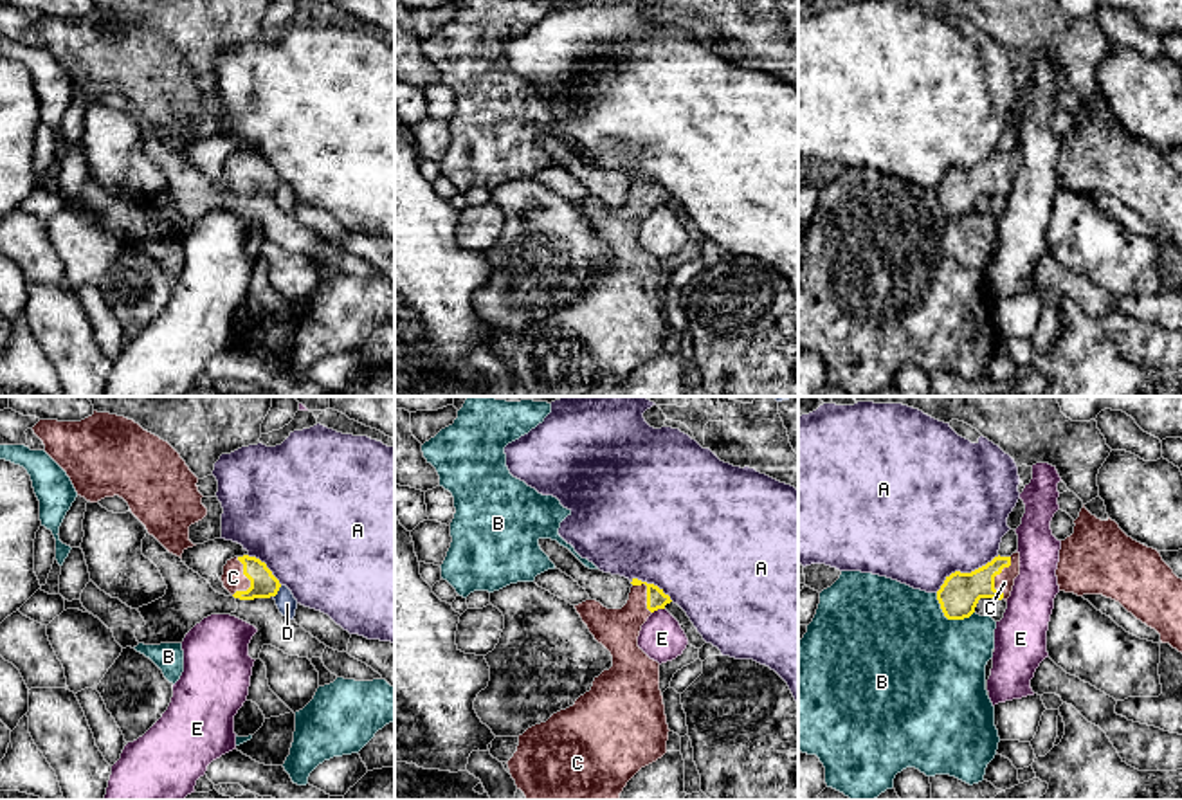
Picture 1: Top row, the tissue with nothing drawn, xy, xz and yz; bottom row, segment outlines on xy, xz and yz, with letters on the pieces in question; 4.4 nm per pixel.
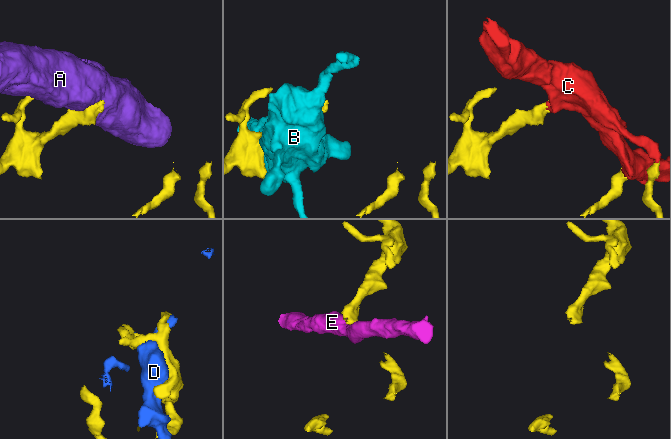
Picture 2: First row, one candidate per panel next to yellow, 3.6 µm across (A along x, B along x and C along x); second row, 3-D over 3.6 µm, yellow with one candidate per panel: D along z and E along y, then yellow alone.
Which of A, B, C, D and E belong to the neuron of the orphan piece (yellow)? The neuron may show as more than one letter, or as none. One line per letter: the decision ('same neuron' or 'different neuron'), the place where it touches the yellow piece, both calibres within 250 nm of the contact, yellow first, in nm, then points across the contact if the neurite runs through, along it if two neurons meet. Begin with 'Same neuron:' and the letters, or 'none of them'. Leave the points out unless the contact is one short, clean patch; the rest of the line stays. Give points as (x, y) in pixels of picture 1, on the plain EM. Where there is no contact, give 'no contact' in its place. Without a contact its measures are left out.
Same neuron: C
A: different neuron; meets yellow in yz at (966, 170); 180 nm thick on the yellow side, 460 nm on the other
B: different neuron; meets yellow in yz at (948, 215); 180 nm thick on the yellow side, 500 nm on the other
C: same neuron; meets yellow in yz at (995, 172); 180 nm thick on the yellow side, 90 nm on the other
D: different neuron; meets yellow in xy at (278, 186); 120 nm thick on the yellow side, 90 nm on the other
E: different neuron; meets yellow in xz at (658, 204); 90 nm thick on the yellow side, 200 nm on the other

